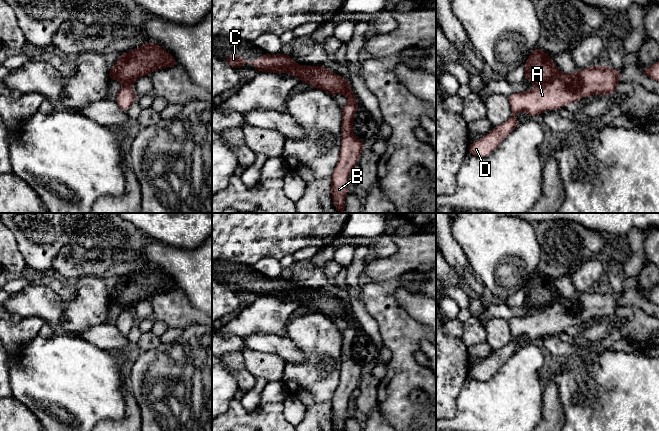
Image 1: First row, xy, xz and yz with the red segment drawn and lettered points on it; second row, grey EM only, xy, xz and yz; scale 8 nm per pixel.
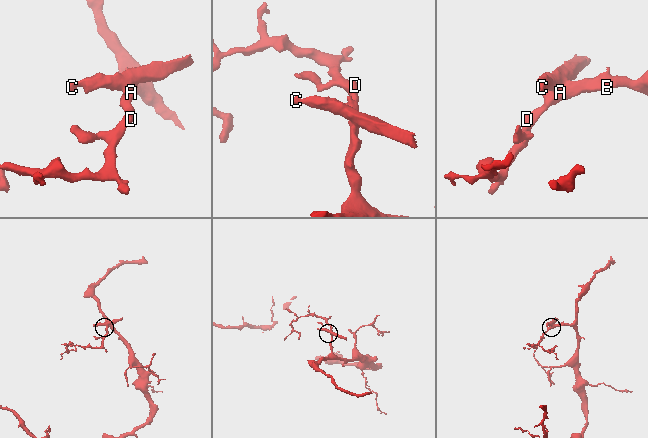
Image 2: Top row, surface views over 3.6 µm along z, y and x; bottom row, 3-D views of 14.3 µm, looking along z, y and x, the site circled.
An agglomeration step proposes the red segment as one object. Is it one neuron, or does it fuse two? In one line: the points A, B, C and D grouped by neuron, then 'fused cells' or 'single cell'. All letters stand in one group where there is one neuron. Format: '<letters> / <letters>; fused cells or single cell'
A B D / C; fused cells

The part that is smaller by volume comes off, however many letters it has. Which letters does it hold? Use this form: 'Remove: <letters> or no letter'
Remove: C

